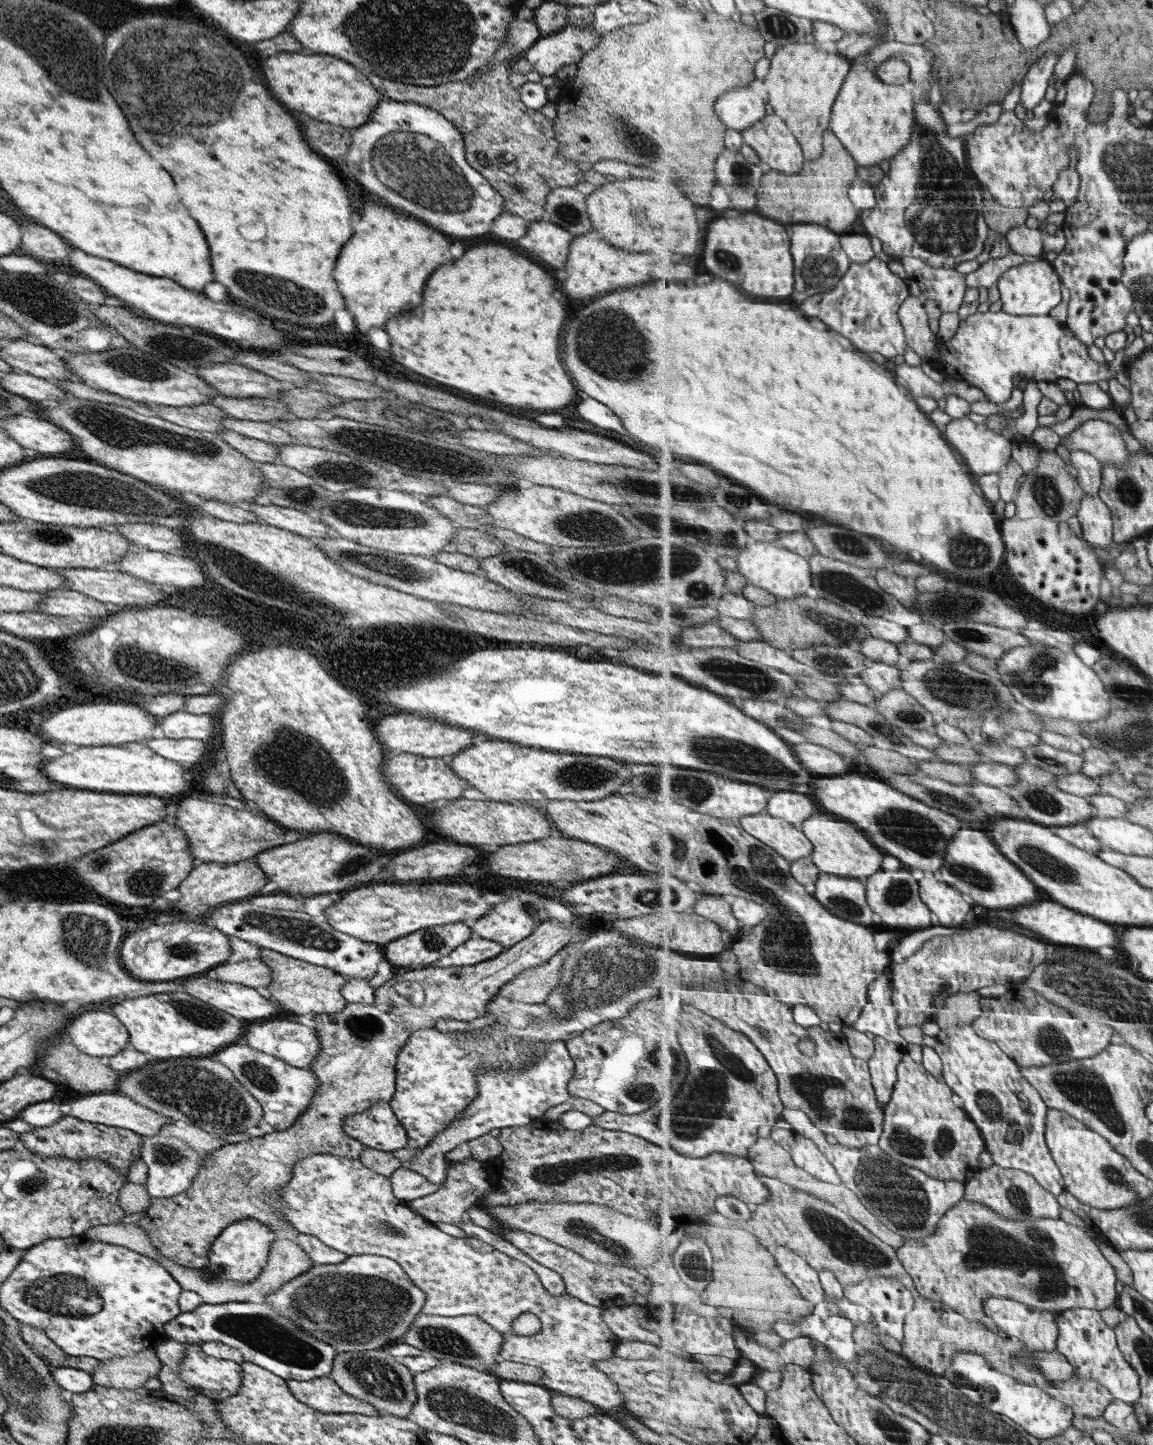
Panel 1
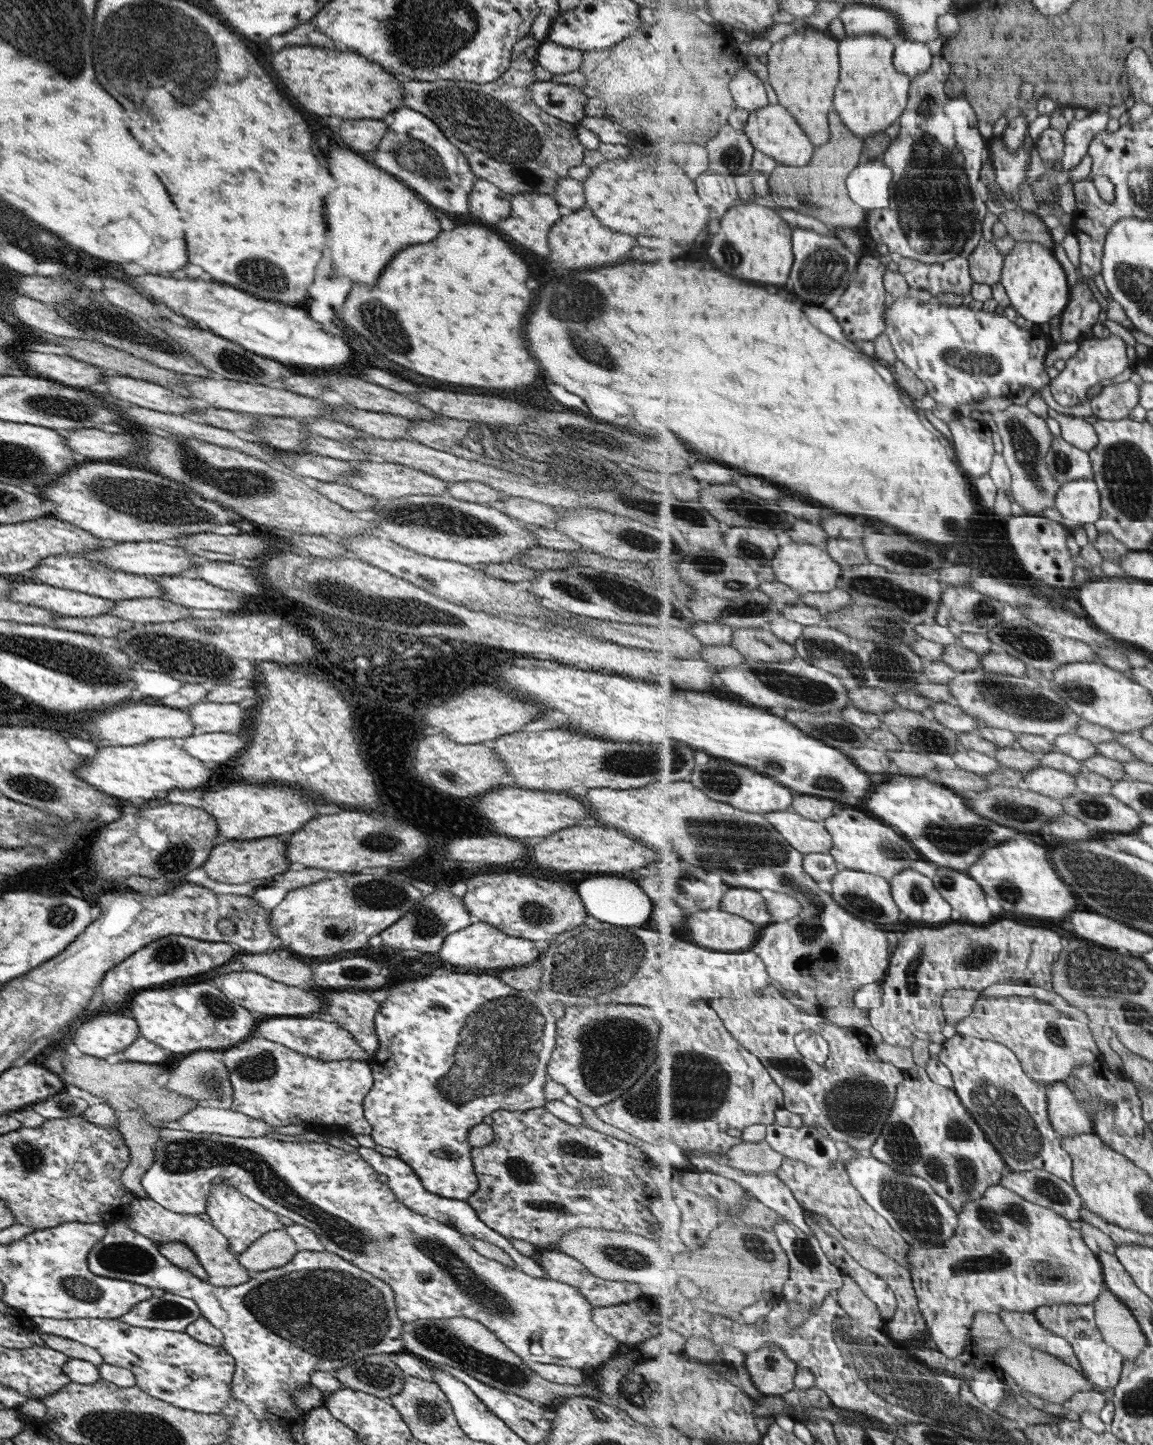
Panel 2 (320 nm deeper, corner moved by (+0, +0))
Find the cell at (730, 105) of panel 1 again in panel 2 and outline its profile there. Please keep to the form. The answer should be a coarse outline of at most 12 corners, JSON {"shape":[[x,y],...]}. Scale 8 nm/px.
{"shape":[[745,66],[730,91],[749,112],[767,107],[763,80]]}

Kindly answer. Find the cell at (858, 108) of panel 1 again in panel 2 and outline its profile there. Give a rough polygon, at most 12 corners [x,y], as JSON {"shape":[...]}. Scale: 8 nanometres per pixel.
{"shape":[[840,40],[835,108],[863,139],[908,107],[897,41]]}

